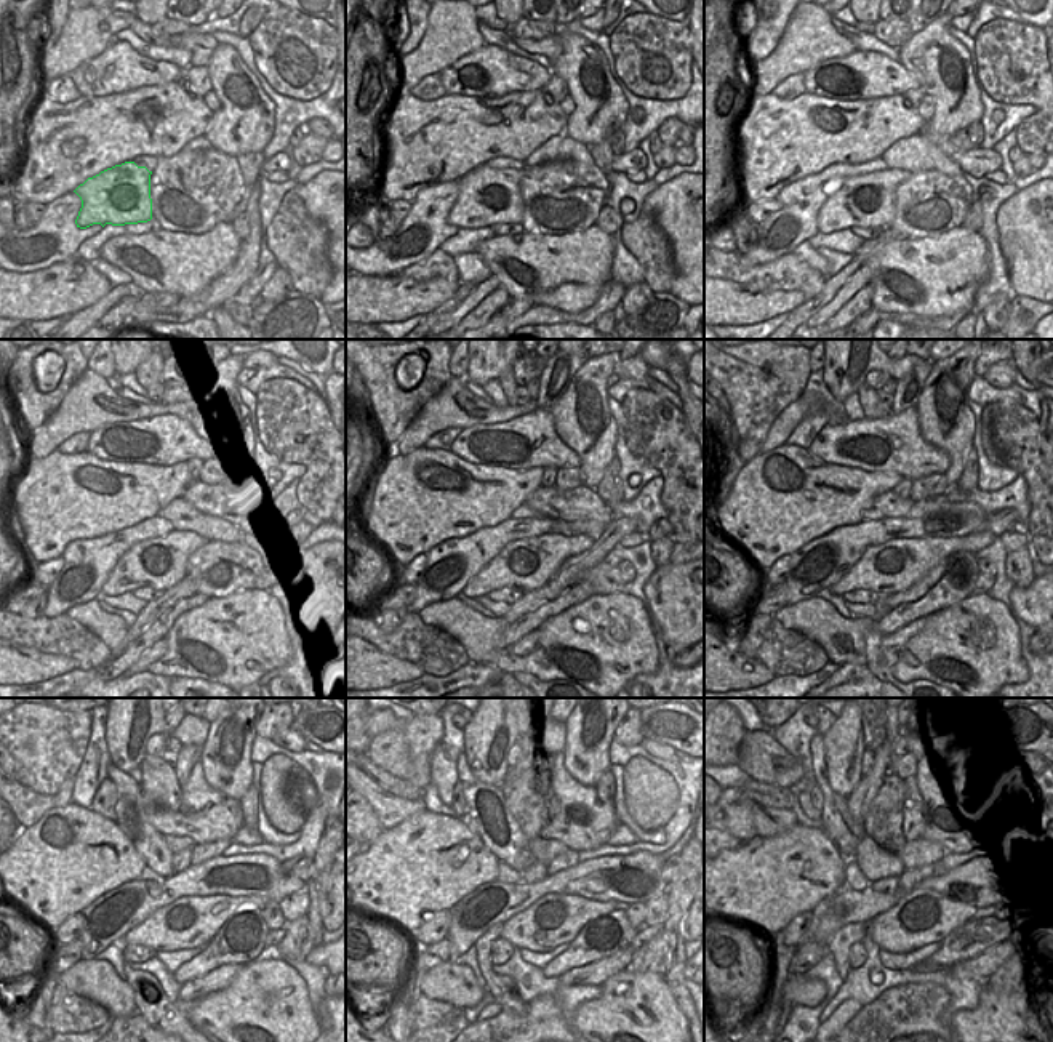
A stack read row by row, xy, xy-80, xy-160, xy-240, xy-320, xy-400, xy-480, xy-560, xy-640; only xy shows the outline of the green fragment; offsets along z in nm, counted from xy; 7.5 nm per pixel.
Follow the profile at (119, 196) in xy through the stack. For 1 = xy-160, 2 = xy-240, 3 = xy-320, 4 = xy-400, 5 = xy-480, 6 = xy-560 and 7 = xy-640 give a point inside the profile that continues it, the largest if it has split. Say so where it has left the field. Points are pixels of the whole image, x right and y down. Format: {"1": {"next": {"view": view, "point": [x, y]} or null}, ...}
{"1": {"next": {"view": "xy-160", "point": [868, 200]}}, "2": {"next": {"view": "xy-240", "point": [159, 564]}}, "3": {"next": {"view": "xy-320", "point": [524, 565]}}, "4": {"next": {"view": "xy-400", "point": [895, 565]}}, "5": {"next": {"view": "xy-480", "point": [189, 922]}}, "6": {"next": {"view": "xy-560", "point": [554, 919]}}, "7": {"next": {"view": "xy-640", "point": [919, 917]}}}

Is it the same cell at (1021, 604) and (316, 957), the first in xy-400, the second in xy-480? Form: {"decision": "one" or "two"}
{"decision": "one"}

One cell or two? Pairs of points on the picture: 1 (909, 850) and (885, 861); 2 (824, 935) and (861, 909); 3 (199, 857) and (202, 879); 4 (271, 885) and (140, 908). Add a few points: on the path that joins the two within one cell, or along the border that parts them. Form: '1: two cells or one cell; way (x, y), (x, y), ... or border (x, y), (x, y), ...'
1: two cells; border (893, 853), (906, 869)
2: one cell; way (831, 925), (847, 909), (852, 909)
3: two cells; border (221, 853), (191, 865)
4: one cell; way (239, 882), (172, 889)

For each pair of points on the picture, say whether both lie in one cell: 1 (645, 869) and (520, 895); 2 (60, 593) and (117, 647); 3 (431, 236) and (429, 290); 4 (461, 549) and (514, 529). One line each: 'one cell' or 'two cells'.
1: one cell
2: two cells
3: two cells
4: one cell

